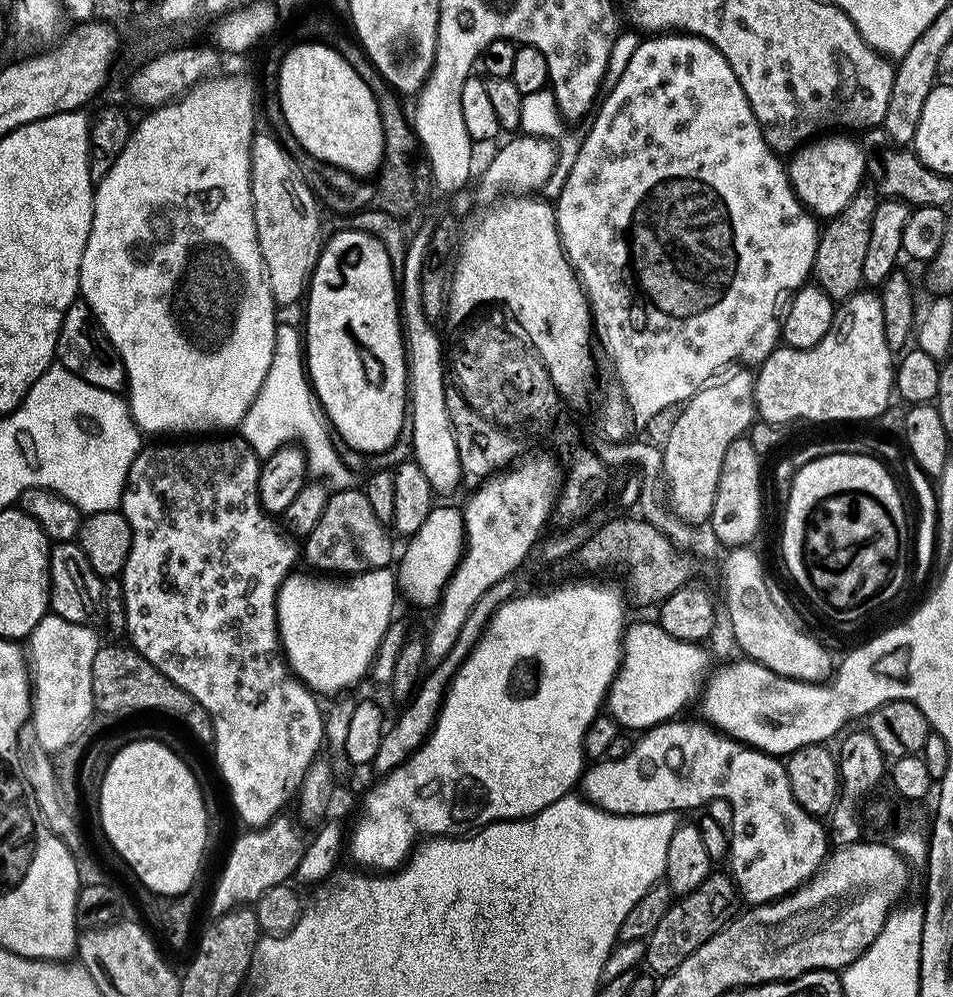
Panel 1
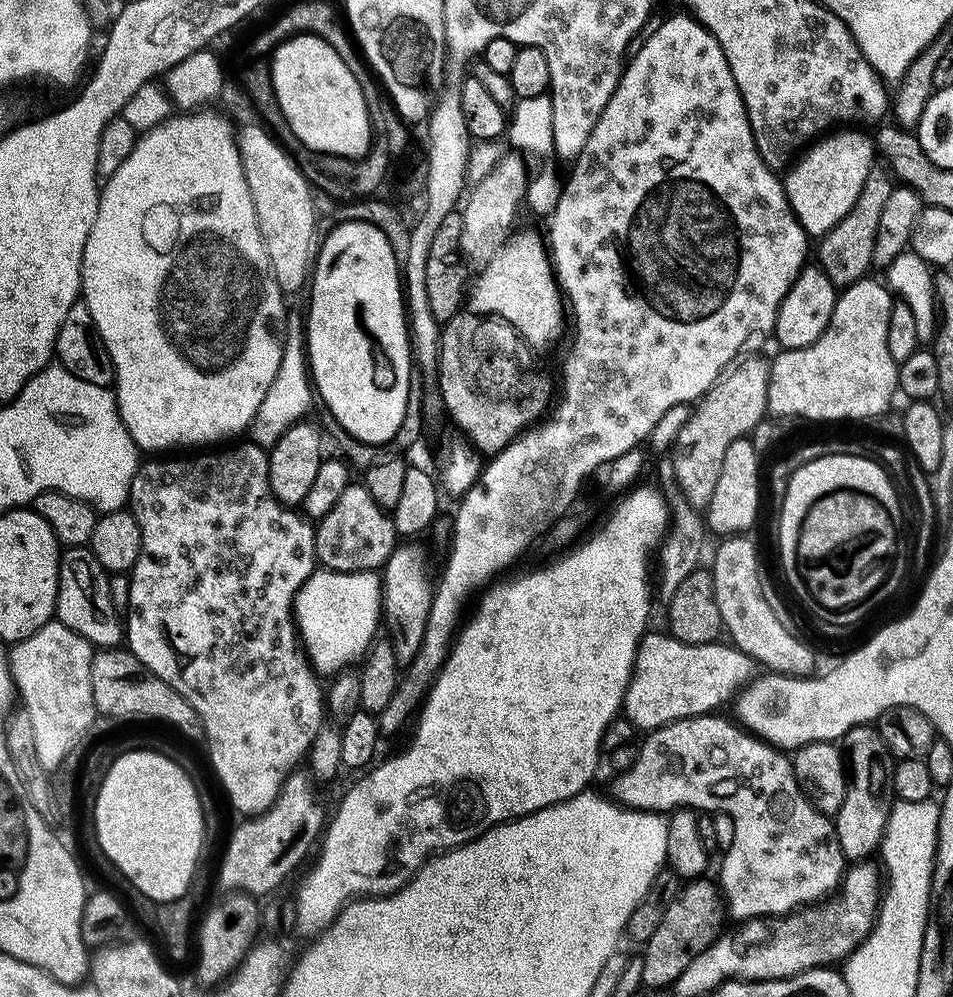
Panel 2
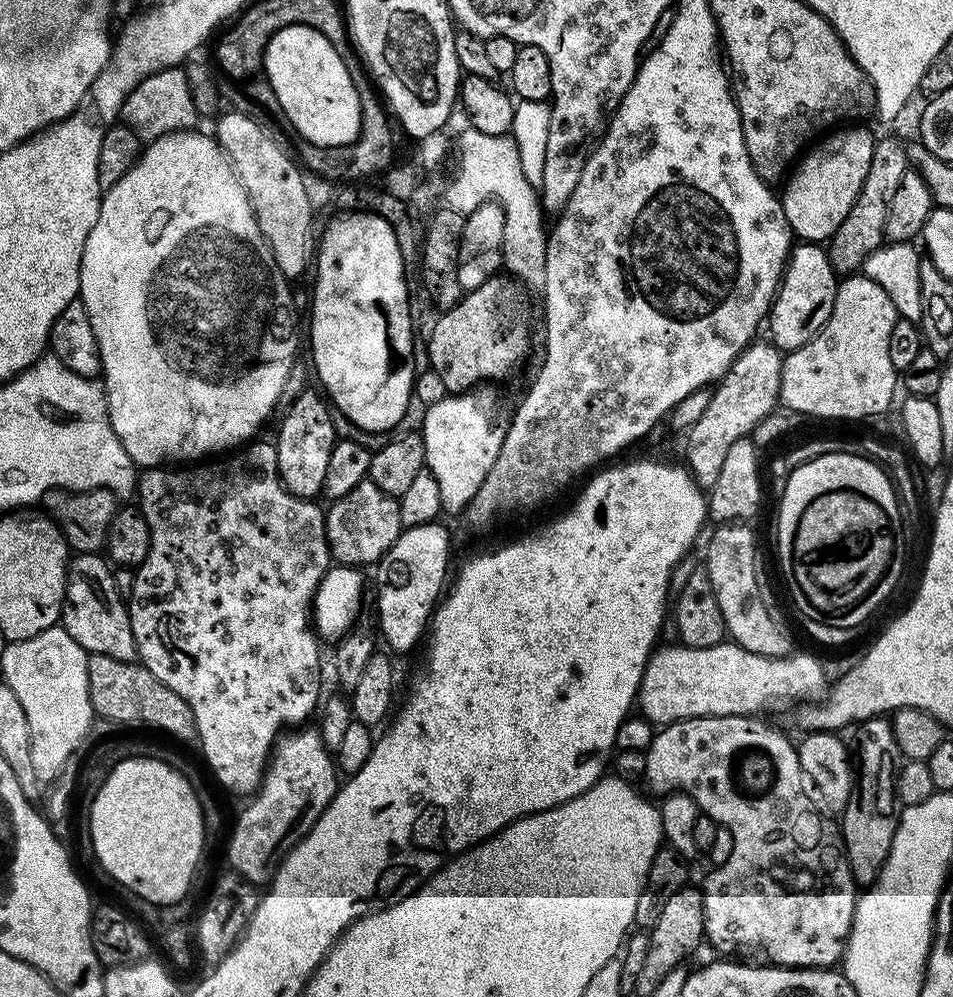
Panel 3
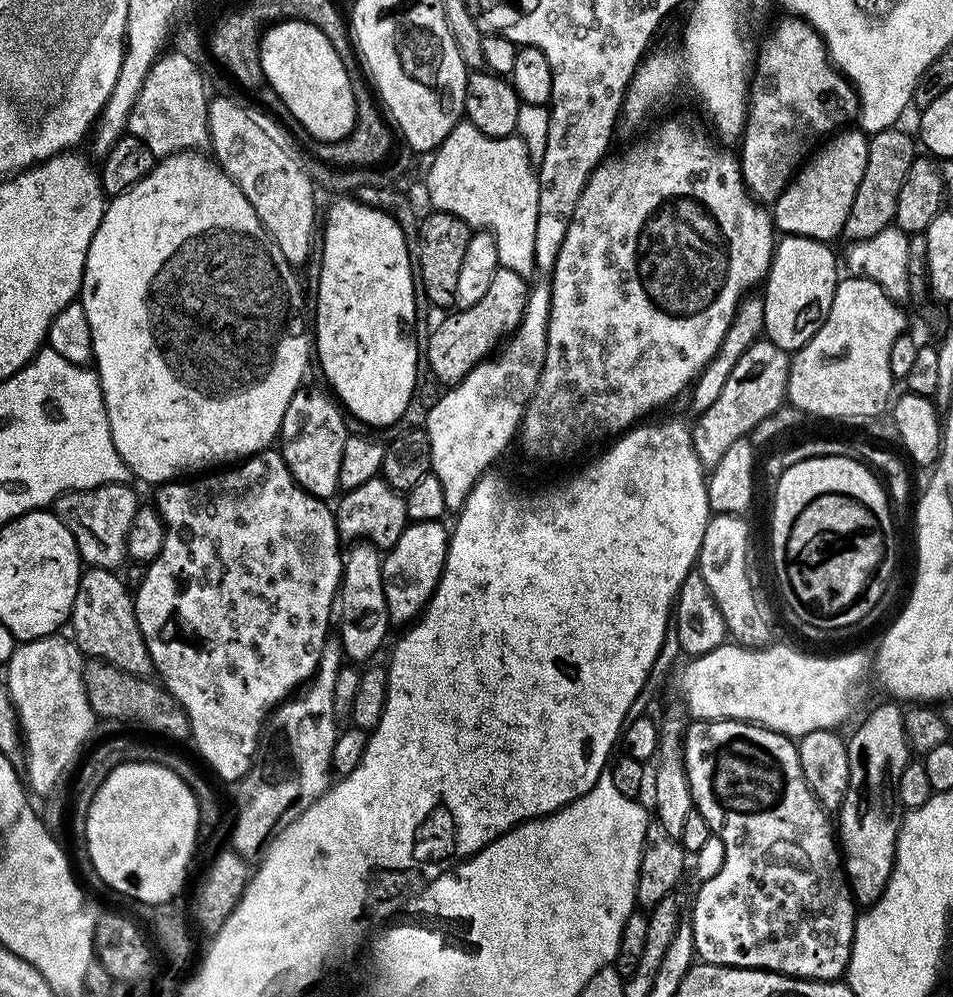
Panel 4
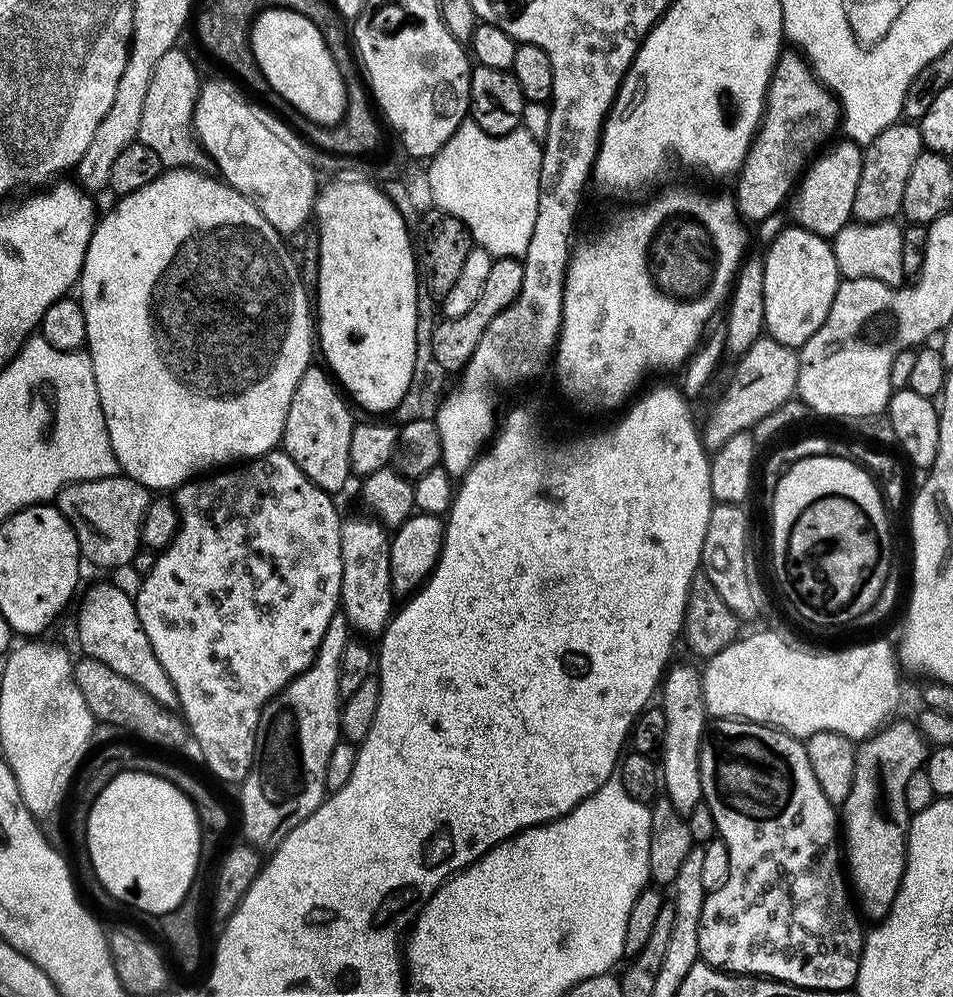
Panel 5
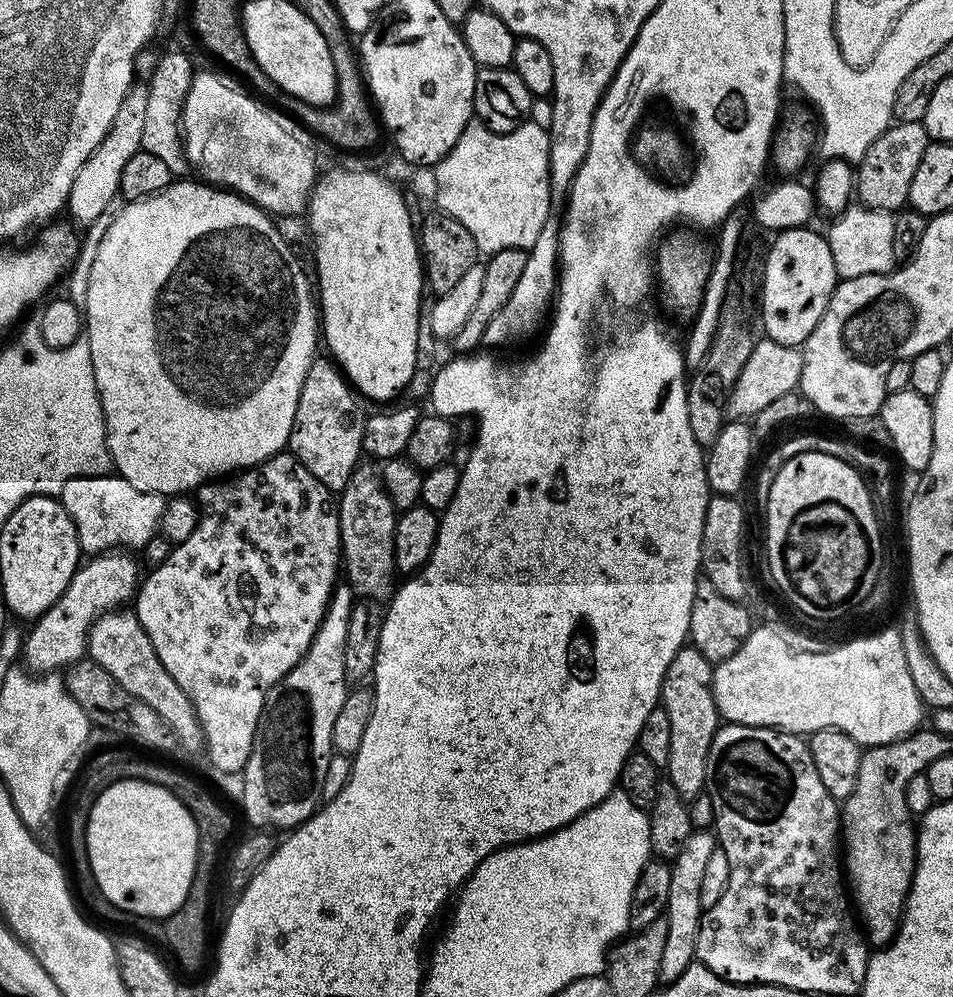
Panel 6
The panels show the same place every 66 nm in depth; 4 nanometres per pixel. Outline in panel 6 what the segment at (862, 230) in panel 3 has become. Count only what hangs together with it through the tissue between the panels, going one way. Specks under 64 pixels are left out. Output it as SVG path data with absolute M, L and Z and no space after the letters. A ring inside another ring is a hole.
M921 122L893 123L866 150L866 154L858 162L855 169L854 196L866 208L897 213L908 203L910 181L918 170L918 162L922 162L922 154L926 154L926 146L930 143L924 125Z

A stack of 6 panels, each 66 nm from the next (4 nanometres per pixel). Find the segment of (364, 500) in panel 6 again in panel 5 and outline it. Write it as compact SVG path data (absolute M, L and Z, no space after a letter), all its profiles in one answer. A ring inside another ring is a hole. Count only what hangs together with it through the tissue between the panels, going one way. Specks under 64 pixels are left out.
M371 515L352 516L340 525L342 542L342 590L340 608L348 619L349 629L364 638L376 638L383 633L394 611L394 593L390 582L389 529Z

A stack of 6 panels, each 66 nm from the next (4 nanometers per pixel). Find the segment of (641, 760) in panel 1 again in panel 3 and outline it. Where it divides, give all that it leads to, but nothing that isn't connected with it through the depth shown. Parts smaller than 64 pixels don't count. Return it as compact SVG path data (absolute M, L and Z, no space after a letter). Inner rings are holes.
M695 716L689 720L676 720L665 724L652 737L652 745L646 753L644 780L659 794L672 794L679 790L692 797L703 815L709 816L717 825L730 830L734 838L734 850L730 850L728 863L713 867L708 881L702 884L704 893L704 934L716 943L720 952L757 952L765 956L765 961L785 968L822 968L831 969L839 965L848 946L848 936L852 933L852 919L856 913L858 885L852 876L852 867L848 865L848 856L844 853L844 837L841 829L836 828L831 819L821 816L820 811L810 802L804 789L804 775L800 769L800 753L795 743L791 744L776 728L766 721L751 716Z

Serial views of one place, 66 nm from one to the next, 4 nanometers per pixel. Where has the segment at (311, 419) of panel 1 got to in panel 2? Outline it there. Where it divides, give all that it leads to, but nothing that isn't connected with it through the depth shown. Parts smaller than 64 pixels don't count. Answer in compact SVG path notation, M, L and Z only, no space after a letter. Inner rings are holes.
M289 323L284 336L284 354L278 374L258 408L258 414L250 425L251 439L261 446L271 446L290 426L305 419L308 407L314 400L314 388L310 383L310 365L306 355L306 332L303 327Z

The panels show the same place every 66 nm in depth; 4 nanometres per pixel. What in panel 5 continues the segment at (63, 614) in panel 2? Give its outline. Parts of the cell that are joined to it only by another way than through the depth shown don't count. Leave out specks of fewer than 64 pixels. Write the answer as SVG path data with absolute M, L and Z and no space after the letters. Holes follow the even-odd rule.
M104 584L85 594L80 613L76 616L76 636L80 639L84 656L110 666L110 670L114 670L114 674L122 674L122 678L130 678L134 686L146 690L146 694L150 694L150 698L162 707L177 707L174 682L170 682L166 670L162 670L162 662L158 662L158 654L154 654L150 638L146 638L146 630L142 630L142 622L138 622L136 601L118 585Z

